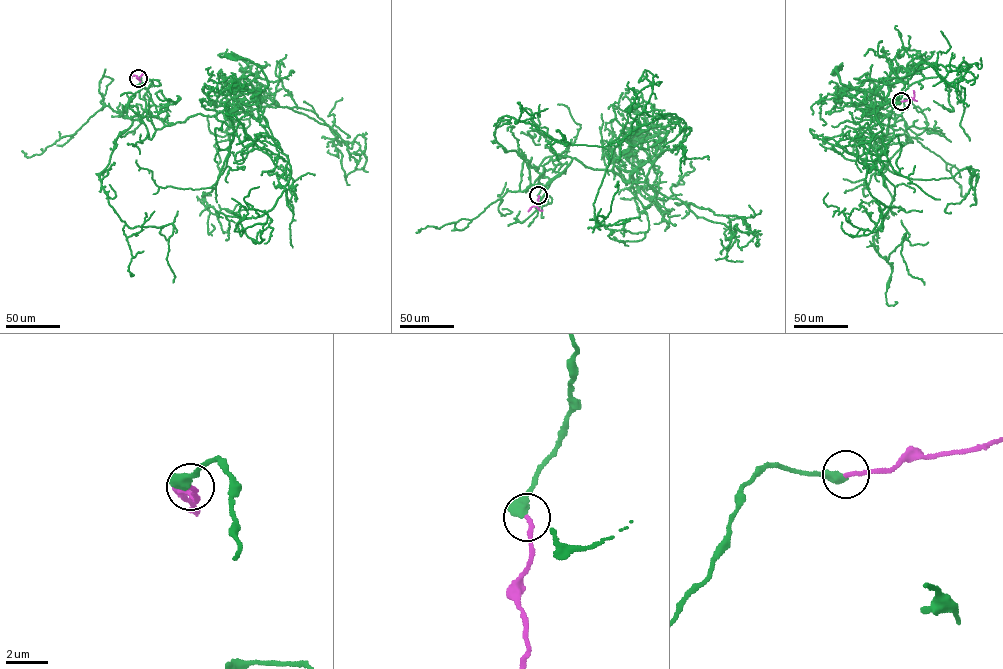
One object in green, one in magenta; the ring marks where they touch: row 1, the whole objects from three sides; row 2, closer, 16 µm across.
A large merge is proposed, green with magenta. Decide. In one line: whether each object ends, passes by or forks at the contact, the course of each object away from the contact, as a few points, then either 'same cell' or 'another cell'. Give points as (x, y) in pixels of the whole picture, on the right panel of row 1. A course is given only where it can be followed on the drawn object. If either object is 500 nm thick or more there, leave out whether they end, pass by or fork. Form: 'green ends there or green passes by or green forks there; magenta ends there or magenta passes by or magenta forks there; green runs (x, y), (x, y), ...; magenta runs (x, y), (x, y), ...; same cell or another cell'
green runs (901, 101), (887, 113), (896, 120), (893, 138), (883, 140), (899, 103), (893, 106), (841, 84), (836, 70); magenta runs (901, 101), (910, 97), (917, 101); same cell

